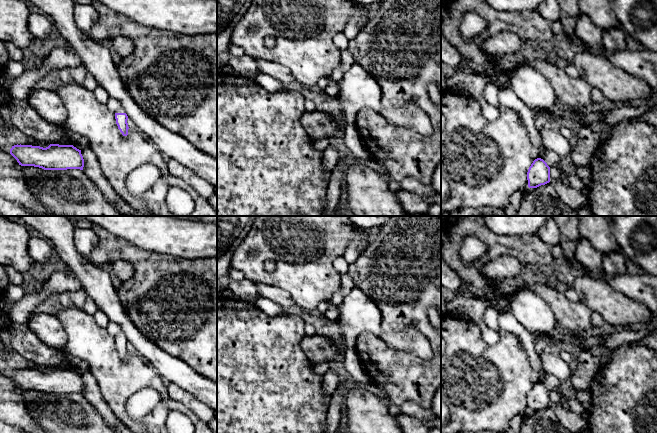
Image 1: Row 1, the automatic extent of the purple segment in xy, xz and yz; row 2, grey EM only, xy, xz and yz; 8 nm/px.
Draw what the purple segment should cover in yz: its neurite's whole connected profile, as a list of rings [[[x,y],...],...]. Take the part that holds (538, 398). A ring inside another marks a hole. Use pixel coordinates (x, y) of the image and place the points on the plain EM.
[[[535,383],[528,393],[527,404],[529,412],[537,412],[549,407],[550,391],[543,383]]]

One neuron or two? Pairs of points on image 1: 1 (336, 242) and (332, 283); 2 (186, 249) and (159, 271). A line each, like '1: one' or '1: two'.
1: one
2: two

